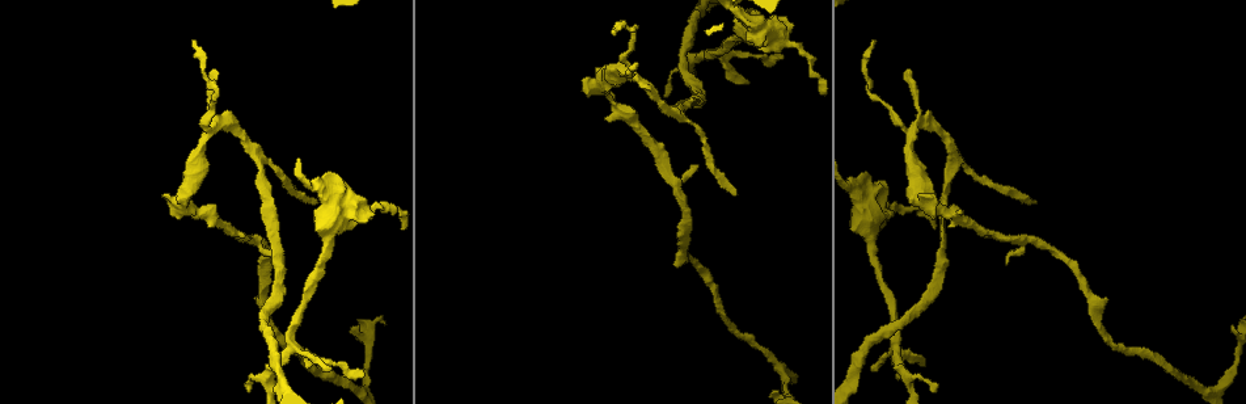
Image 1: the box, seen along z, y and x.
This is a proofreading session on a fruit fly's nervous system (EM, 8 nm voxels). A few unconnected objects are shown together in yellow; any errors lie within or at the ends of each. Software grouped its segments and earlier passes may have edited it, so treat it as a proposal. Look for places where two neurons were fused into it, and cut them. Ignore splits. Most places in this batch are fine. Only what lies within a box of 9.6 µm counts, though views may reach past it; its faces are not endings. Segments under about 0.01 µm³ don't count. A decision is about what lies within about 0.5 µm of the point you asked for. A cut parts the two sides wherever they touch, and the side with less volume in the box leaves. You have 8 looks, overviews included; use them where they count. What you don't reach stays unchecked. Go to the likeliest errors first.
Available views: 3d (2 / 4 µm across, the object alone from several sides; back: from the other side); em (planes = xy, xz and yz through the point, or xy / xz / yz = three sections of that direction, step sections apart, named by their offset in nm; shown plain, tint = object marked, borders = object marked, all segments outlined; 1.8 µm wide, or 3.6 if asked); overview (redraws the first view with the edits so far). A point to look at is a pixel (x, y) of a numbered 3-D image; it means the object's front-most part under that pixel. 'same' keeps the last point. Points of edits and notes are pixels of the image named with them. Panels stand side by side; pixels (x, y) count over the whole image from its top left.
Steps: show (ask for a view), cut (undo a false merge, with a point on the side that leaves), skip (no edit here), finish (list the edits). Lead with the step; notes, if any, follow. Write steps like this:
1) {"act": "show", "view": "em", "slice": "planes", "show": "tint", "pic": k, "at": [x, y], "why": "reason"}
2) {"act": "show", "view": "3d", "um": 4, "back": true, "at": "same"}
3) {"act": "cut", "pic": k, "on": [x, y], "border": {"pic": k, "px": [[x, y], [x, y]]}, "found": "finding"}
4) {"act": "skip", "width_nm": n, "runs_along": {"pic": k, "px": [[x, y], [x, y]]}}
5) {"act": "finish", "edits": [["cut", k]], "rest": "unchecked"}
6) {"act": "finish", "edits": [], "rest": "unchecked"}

{"act": "show", "view": "3d", "um": 2, "pic": 1, "at": [210, 133], "why": "sharp bend"}

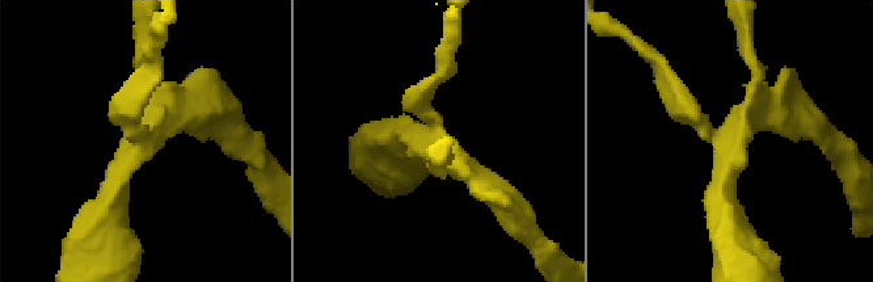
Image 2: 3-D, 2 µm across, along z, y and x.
{"act": "show", "view": "em", "slice": "xy", "step": 8, "show": "tint", "pic": 2, "at": [143, 142]}

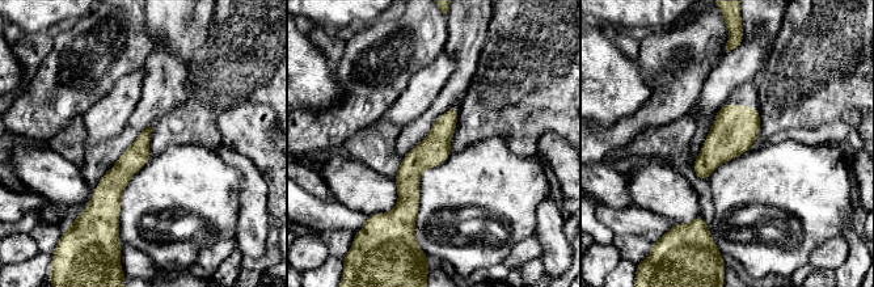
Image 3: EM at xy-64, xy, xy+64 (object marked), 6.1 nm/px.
{"act": "show", "view": "em", "slice": "planes", "show": "borders", "at": "same", "why": "another direction"}

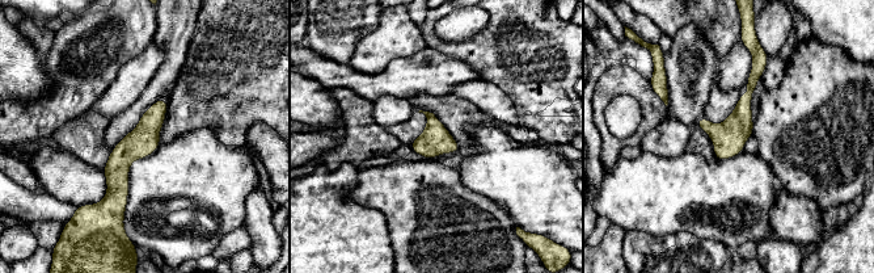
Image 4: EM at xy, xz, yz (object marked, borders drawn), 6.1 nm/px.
{"act": "skip", "runs_along": {"pic": 4, "px": [[164, 103], [118, 163], [115, 210]]}, "found": "continuous, no second neuron"}

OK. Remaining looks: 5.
{"act": "show", "view": "em", "slice": "planes", "show": "borders", "pic": 1, "at": [782, 364]}

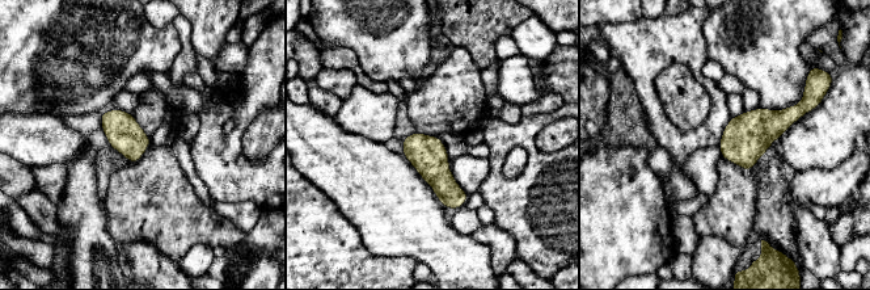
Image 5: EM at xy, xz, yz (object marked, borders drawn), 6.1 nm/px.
{"act": "skip", "found": "one neuron here"}

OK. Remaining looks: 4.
{"act": "show", "view": "3d", "um": 2, "pic": 1, "at": [800, 50], "why": "sudden change in width"}

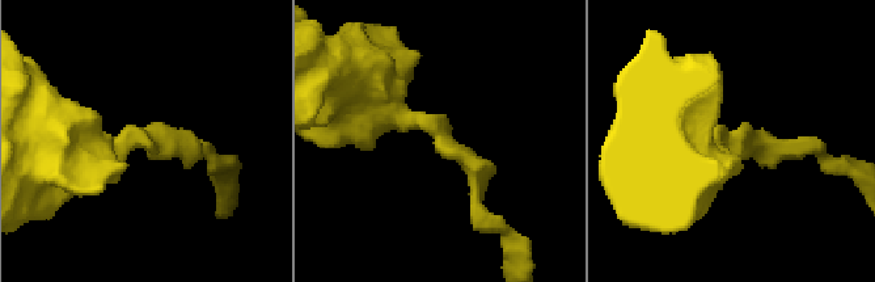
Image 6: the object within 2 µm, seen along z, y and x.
{"act": "show", "view": "em", "slice": "yz", "step": 4, "show": "tint", "pic": 6, "at": [140, 136]}

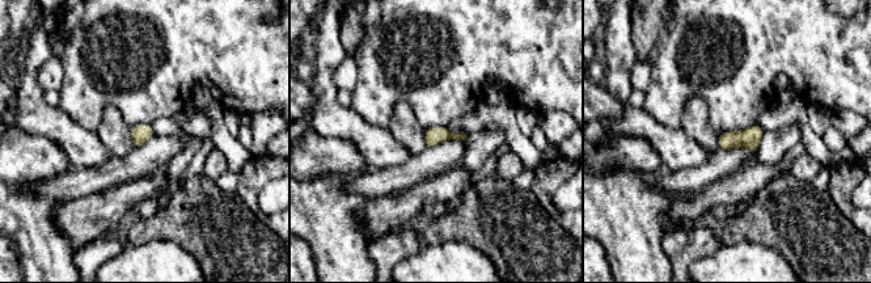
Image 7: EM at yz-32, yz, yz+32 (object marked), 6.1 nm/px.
{"act": "show", "view": "em", "slice": "planes", "show": "borders", "at": "same", "why": "another direction"}

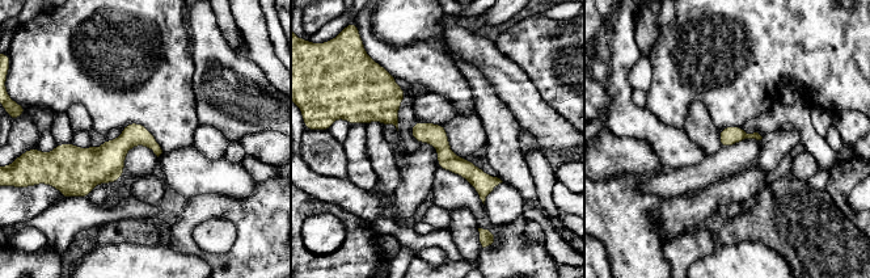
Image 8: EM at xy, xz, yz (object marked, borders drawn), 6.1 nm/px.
{"act": "skip", "runs_along": {"pic": 8, "px": [[418, 125], [482, 185], [482, 196]]}, "found": "continuous, no second neuron"}

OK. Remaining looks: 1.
{"act": "show", "view": "em", "slice": "yz", "step": 16, "show": "tint", "pic": 1, "at": [599, 84], "why": "sharp bend"}

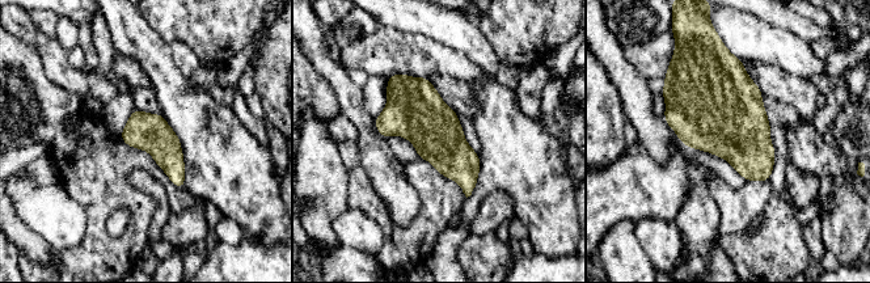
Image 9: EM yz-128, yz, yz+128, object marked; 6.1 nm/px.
{"act": "skip", "found": "continuous, no second neuron"}

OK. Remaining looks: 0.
{"act": "finish", "edits": [], "rest": "unchecked"}

